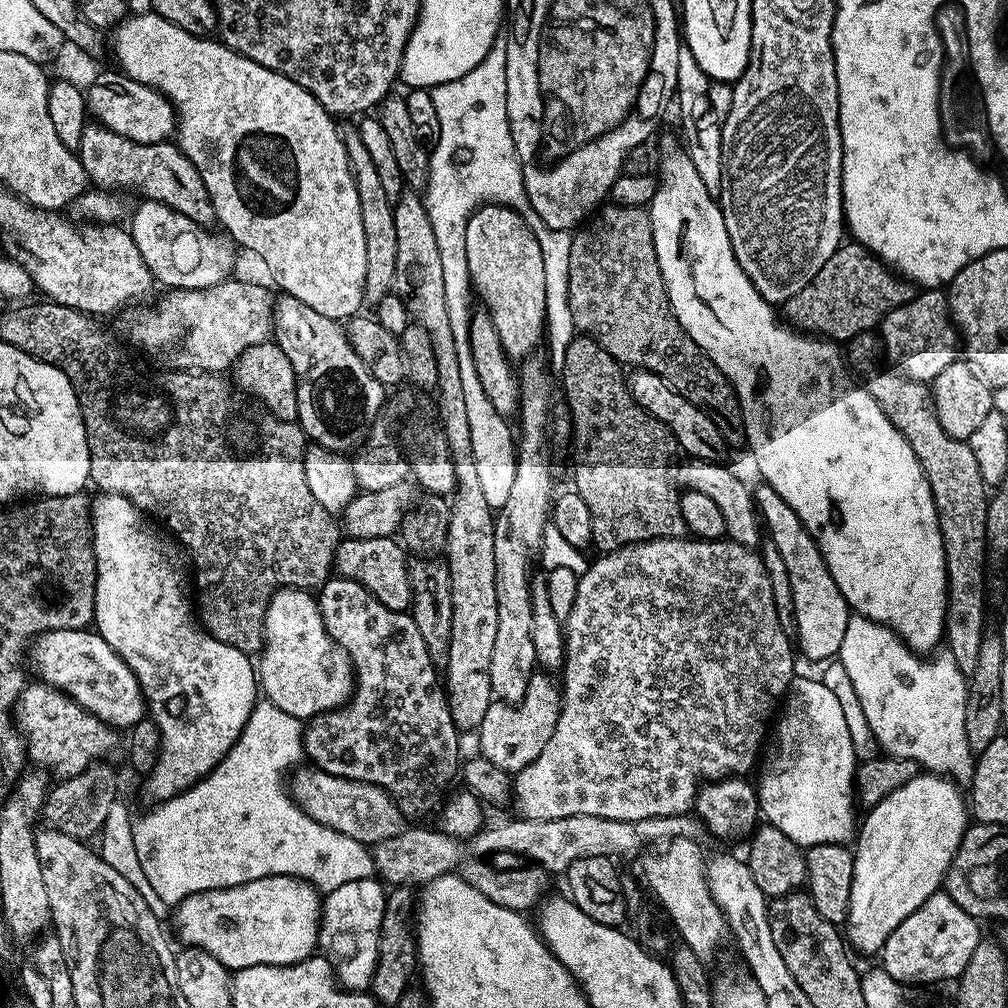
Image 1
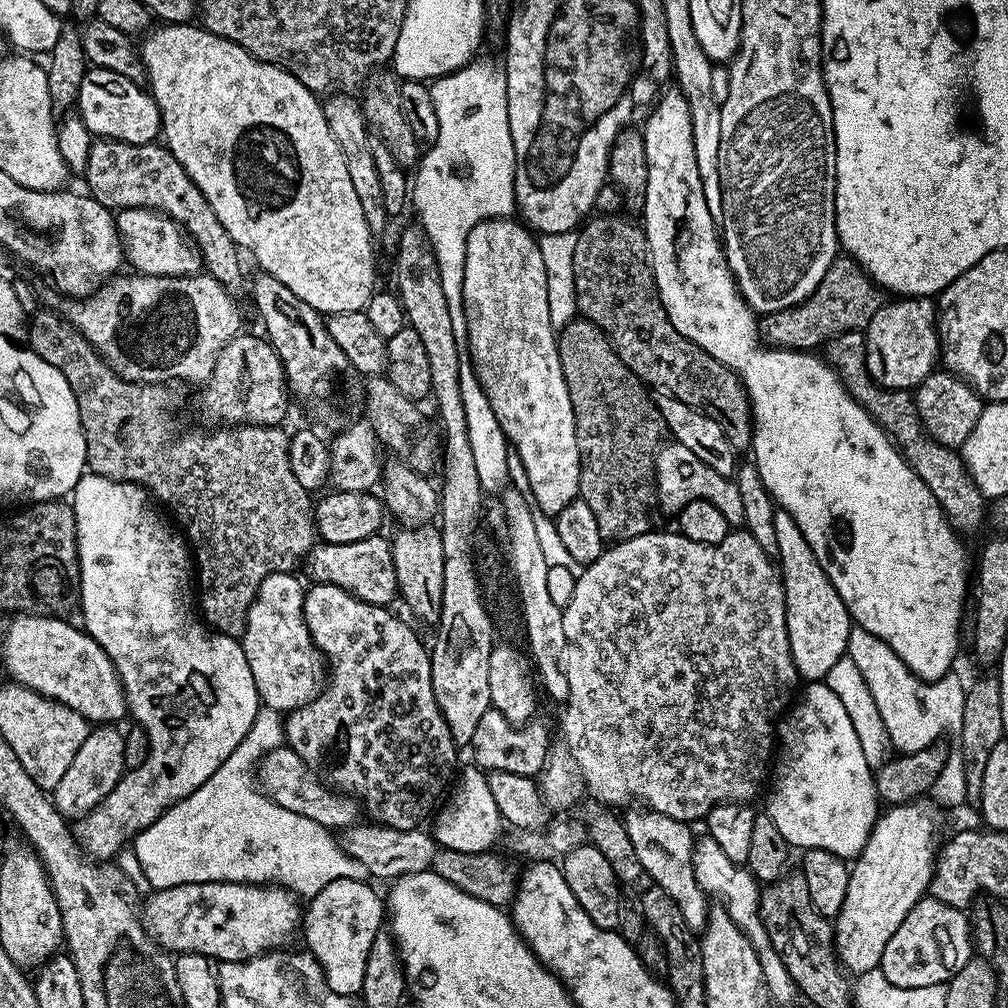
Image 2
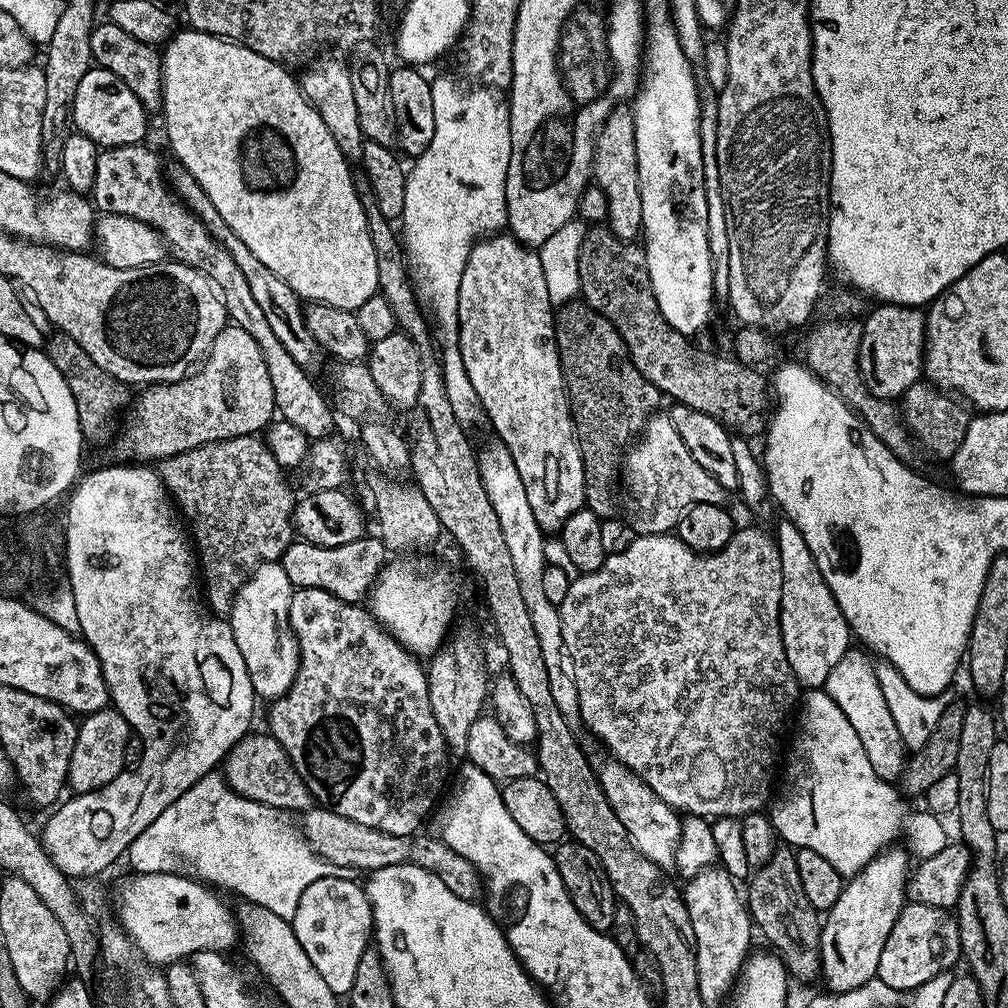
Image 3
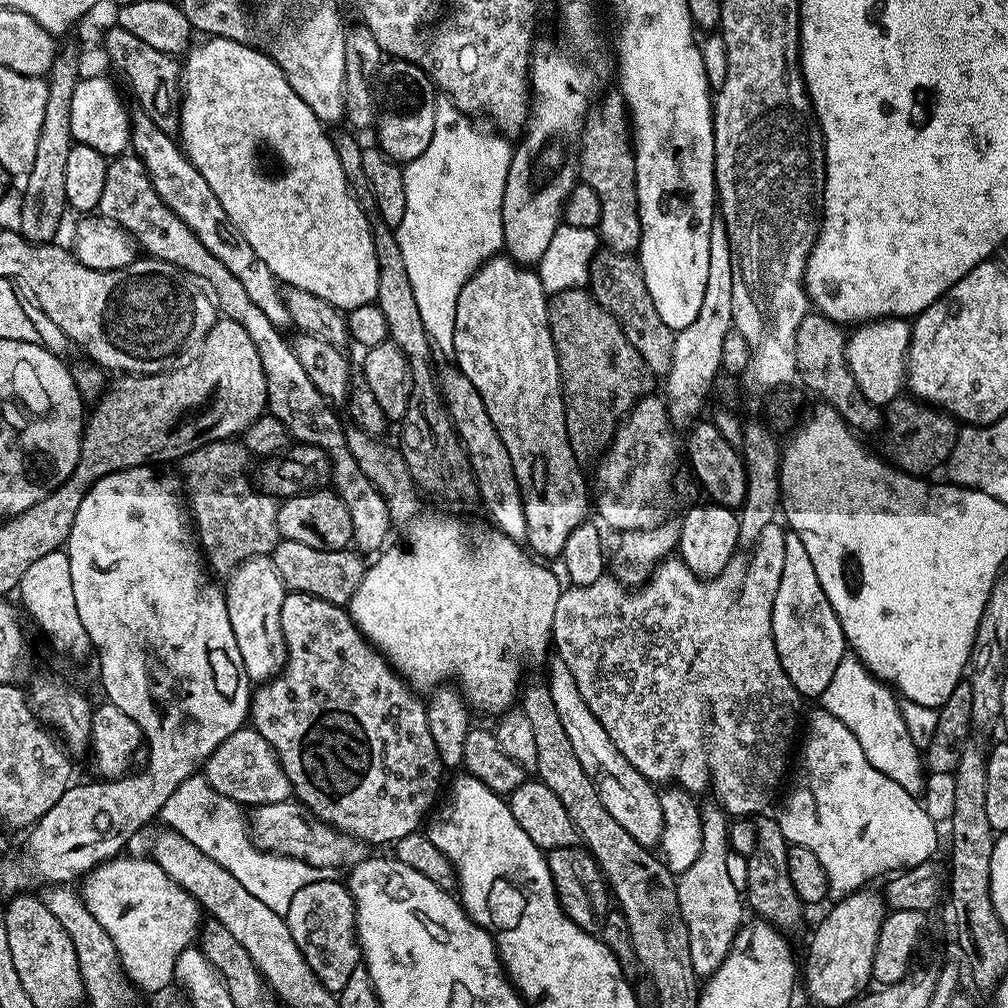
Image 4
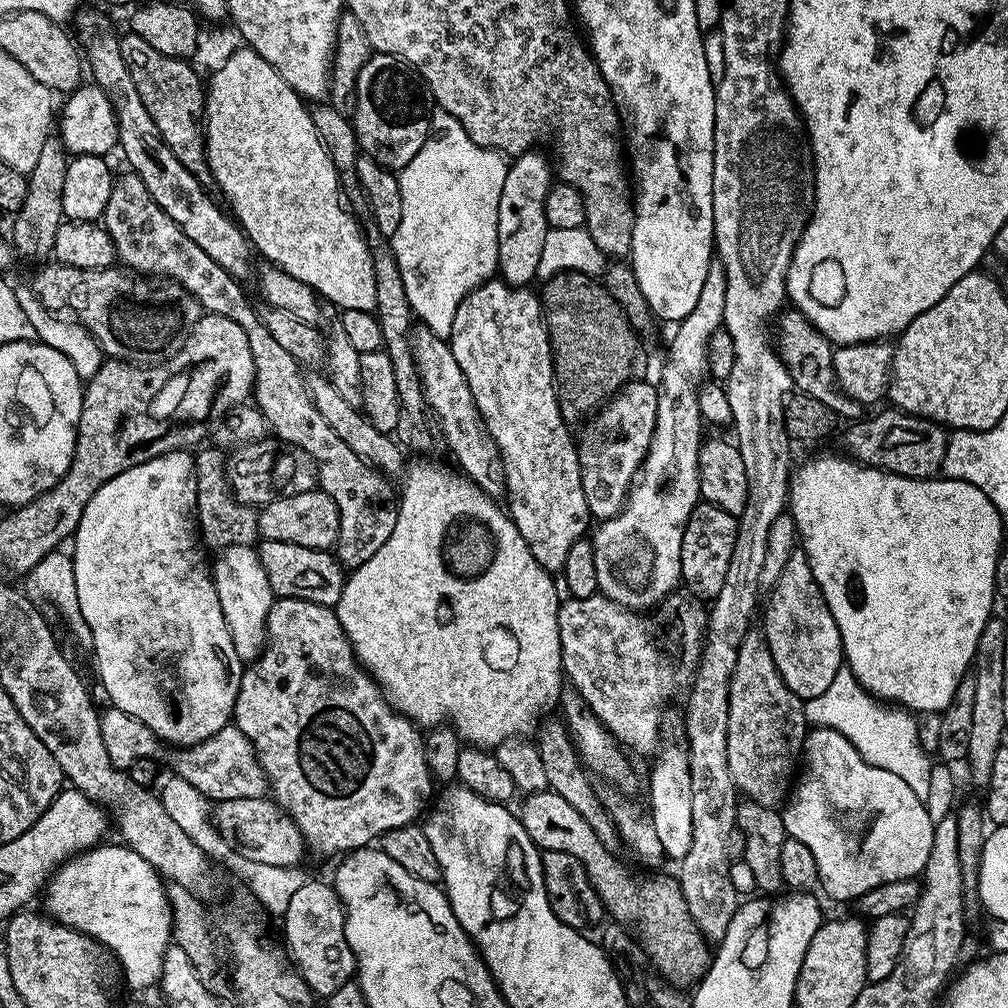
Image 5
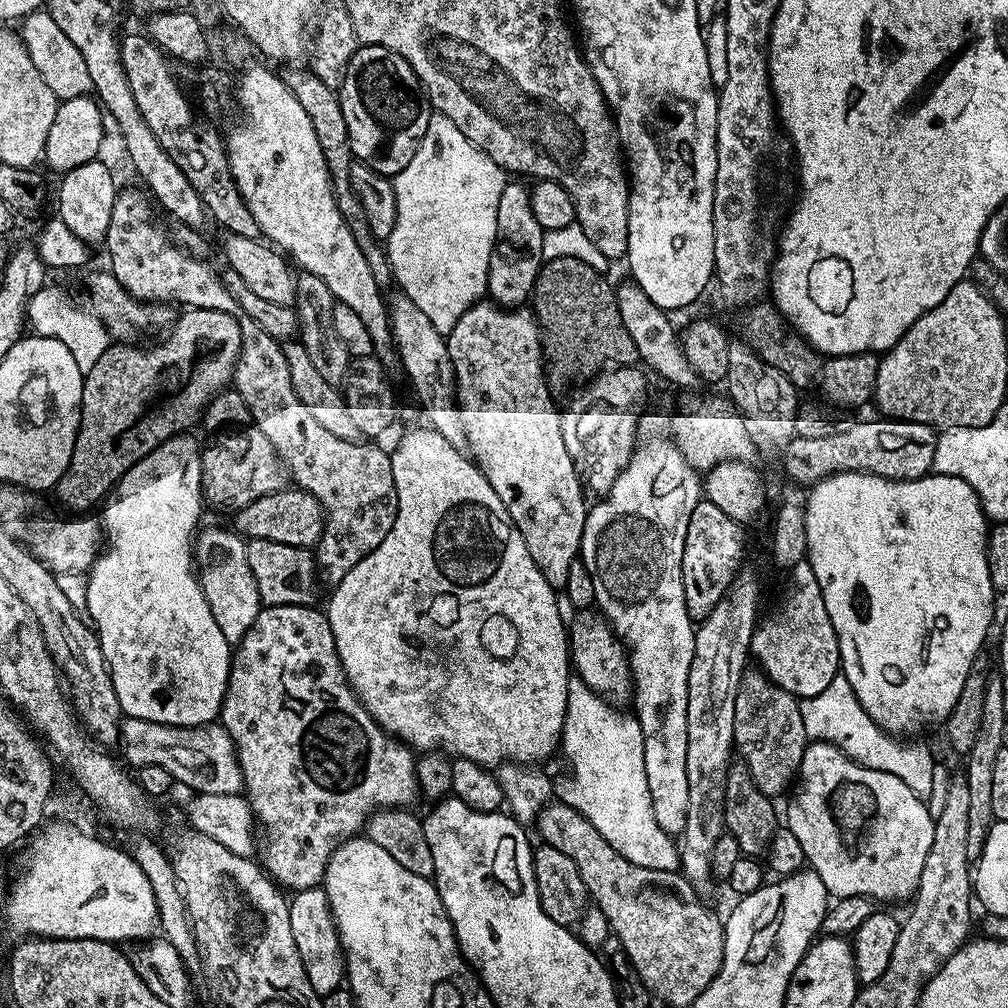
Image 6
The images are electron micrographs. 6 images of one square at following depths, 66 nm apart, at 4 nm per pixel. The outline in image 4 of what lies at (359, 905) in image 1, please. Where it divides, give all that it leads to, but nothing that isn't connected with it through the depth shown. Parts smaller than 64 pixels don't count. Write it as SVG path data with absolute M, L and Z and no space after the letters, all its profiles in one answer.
M315 880L310 886L302 886L302 890L294 894L286 917L290 934L294 934L294 942L298 942L298 950L302 950L310 970L314 970L326 990L337 994L346 986L350 974L362 964L360 942L356 938L356 901L347 883L340 881L339 884L338 880Z

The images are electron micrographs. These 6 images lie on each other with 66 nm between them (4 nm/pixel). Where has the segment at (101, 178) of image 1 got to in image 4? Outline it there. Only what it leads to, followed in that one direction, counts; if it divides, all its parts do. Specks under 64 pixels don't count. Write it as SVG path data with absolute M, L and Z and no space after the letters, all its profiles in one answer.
M121 154L109 159L105 188L102 189L98 212L99 215L110 218L110 222L125 228L138 241L139 247L143 251L144 248L148 251L145 253L151 259L170 262L173 266L188 272L207 285L214 297L217 309L227 319L238 322L242 326L242 330L246 330L246 334L250 334L250 342L254 342L254 350L258 350L258 358L262 358L262 370L266 374L267 411L271 415L277 416L285 424L293 441L301 444L313 444L328 454L329 460L332 461L331 487L342 498L342 502L346 502L346 506L350 510L352 544L361 553L379 553L389 543L388 531L393 531L394 525L382 494L372 485L370 478L366 478L366 474L362 474L354 454L350 454L348 443L344 437L345 429L340 428L339 418L332 413L334 411L333 405L325 400L323 394L314 386L314 382L310 382L310 374L306 374L306 370L302 370L302 362L298 362L295 347L289 341L288 344L284 341L285 333L276 328L274 322L270 322L270 318L266 318L266 314L262 314L262 310L258 310L258 306L254 306L254 302L246 295L246 289L242 287L242 282L238 282L238 278L234 278L234 274L230 274L230 270L226 270L226 266L222 266L222 262L218 262L218 258L214 258L214 254L210 254L210 250L206 250L206 246L202 246L202 242L198 242L198 234L194 234L194 230L190 230L190 226L186 226L186 222L182 222L182 218L178 218L178 214L174 214L174 210L170 210L170 206L166 206L166 203L158 196L146 166L137 155Z

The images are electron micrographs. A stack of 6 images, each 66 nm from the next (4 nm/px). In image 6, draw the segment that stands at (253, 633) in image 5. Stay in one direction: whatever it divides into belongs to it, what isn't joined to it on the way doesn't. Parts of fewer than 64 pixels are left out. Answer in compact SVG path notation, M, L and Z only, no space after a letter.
M208 528L203 532L204 529L194 540L198 579L206 594L206 602L210 602L210 614L214 614L214 622L218 622L218 630L222 630L228 644L235 646L246 630L250 630L254 618L258 618L262 594L250 570L247 543L235 531L227 532L224 528Z

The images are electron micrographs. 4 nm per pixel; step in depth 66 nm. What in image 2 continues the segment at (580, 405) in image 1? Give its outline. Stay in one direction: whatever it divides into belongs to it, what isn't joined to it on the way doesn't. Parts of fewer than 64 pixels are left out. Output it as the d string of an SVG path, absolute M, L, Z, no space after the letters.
M575 318L559 329L556 345L560 351L566 390L570 390L570 406L574 406L574 426L580 451L579 499L590 506L605 542L638 538L653 527L651 504L656 500L653 480L656 454L662 447L663 436L666 436L662 414L656 409L655 399L644 381L632 373L622 358L618 358L610 338L601 328L594 326L594 322Z

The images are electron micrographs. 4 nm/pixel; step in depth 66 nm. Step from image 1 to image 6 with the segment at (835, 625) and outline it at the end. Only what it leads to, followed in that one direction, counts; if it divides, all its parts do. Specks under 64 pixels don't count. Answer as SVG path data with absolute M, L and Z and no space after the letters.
M807 559L797 562L787 576L784 601L765 620L763 617L752 632L750 656L755 663L756 660L760 663L757 664L759 671L790 695L817 696L841 671L838 638L830 614L826 614L826 602L822 602L822 586L818 586L818 578Z

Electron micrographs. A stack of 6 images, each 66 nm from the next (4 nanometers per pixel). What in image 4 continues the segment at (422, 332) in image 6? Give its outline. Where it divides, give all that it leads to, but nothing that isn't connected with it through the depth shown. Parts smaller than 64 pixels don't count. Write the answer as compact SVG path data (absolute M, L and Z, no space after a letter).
M455 366L439 373L440 392L444 395L444 404L448 408L450 418L456 427L456 433L460 436L460 441L464 444L464 449L468 452L470 466L476 475L476 491L479 499L484 499L484 504L488 507L487 519L506 534L512 540L524 542L528 539L526 528L526 510L524 509L524 499L520 493L520 487L514 474L514 466L494 422L490 422L490 414L470 378L466 378Z

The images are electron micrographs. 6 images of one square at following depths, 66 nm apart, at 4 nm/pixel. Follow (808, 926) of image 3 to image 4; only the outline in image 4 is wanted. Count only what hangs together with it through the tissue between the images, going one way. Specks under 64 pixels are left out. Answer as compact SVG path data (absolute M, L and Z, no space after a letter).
M759 817L756 820L758 842L754 854L748 857L747 886L744 896L749 906L759 915L759 919L775 925L783 932L791 932L799 928L802 916L806 912L805 905L798 898L793 879L789 874L788 849L790 847L785 835L782 834L779 821L775 818Z

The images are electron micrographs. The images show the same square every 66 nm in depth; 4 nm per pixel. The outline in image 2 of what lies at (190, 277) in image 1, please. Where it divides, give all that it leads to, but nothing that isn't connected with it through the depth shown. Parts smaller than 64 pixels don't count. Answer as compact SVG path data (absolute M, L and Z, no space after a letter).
M121 208L115 213L116 230L120 235L120 247L125 261L133 264L135 271L141 276L192 276L202 268L200 253L190 243L179 224L169 216L155 212L153 208Z

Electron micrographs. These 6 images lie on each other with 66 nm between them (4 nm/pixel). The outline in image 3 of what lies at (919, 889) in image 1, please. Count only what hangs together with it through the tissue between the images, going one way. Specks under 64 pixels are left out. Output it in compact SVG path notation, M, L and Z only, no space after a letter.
M892 846L875 856L857 876L845 883L842 894L838 894L838 902L829 908L820 926L820 976L824 980L824 988L829 993L840 993L854 990L871 979L876 978L878 958L882 958L882 946L886 946L886 938L898 918L898 914L906 903L906 889L910 875L909 853L903 847Z

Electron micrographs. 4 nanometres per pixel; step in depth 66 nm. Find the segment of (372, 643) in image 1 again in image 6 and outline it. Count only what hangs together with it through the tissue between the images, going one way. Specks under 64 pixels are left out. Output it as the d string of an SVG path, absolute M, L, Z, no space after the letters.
M303 604L302 606L264 606L258 618L246 630L239 644L235 645L232 654L232 669L226 686L224 701L220 707L219 723L230 734L236 743L236 753L240 769L244 775L243 795L252 808L257 825L262 829L262 852L264 860L262 868L277 885L293 893L310 890L323 885L324 871L332 851L342 841L350 840L367 825L368 817L382 808L408 808L418 800L420 787L416 781L416 756L409 745L399 741L395 736L384 731L380 724L366 710L363 702L356 697L356 692L348 683L342 662L338 658L338 646L334 642L334 634L330 630L330 622L319 607Z

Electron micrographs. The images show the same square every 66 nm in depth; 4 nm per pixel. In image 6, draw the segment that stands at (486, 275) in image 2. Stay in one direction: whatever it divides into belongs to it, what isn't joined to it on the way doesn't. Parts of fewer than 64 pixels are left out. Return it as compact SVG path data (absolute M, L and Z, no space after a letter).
M478 302L473 308L466 310L466 314L462 314L462 318L458 318L454 330L447 333L446 336L450 362L452 363L452 368L456 371L456 398L460 409L460 420L464 424L466 448L470 453L471 459L475 461L480 471L483 472L485 478L490 482L490 486L494 486L494 494L498 494L498 498L502 498L502 502L506 506L510 518L518 526L522 538L526 538L526 550L530 550L538 570L542 570L542 578L546 578L546 582L550 582L552 588L563 590L570 575L570 566L580 555L580 539L584 533L589 509L589 505L587 503L584 504L586 492L580 483L578 474L574 470L574 462L566 450L566 442L562 442L561 409L559 407L556 408L555 402L552 401L552 392L548 389L550 381L546 375L544 351L540 348L540 328L536 324L535 316L524 306L502 308L495 302L484 303Z

